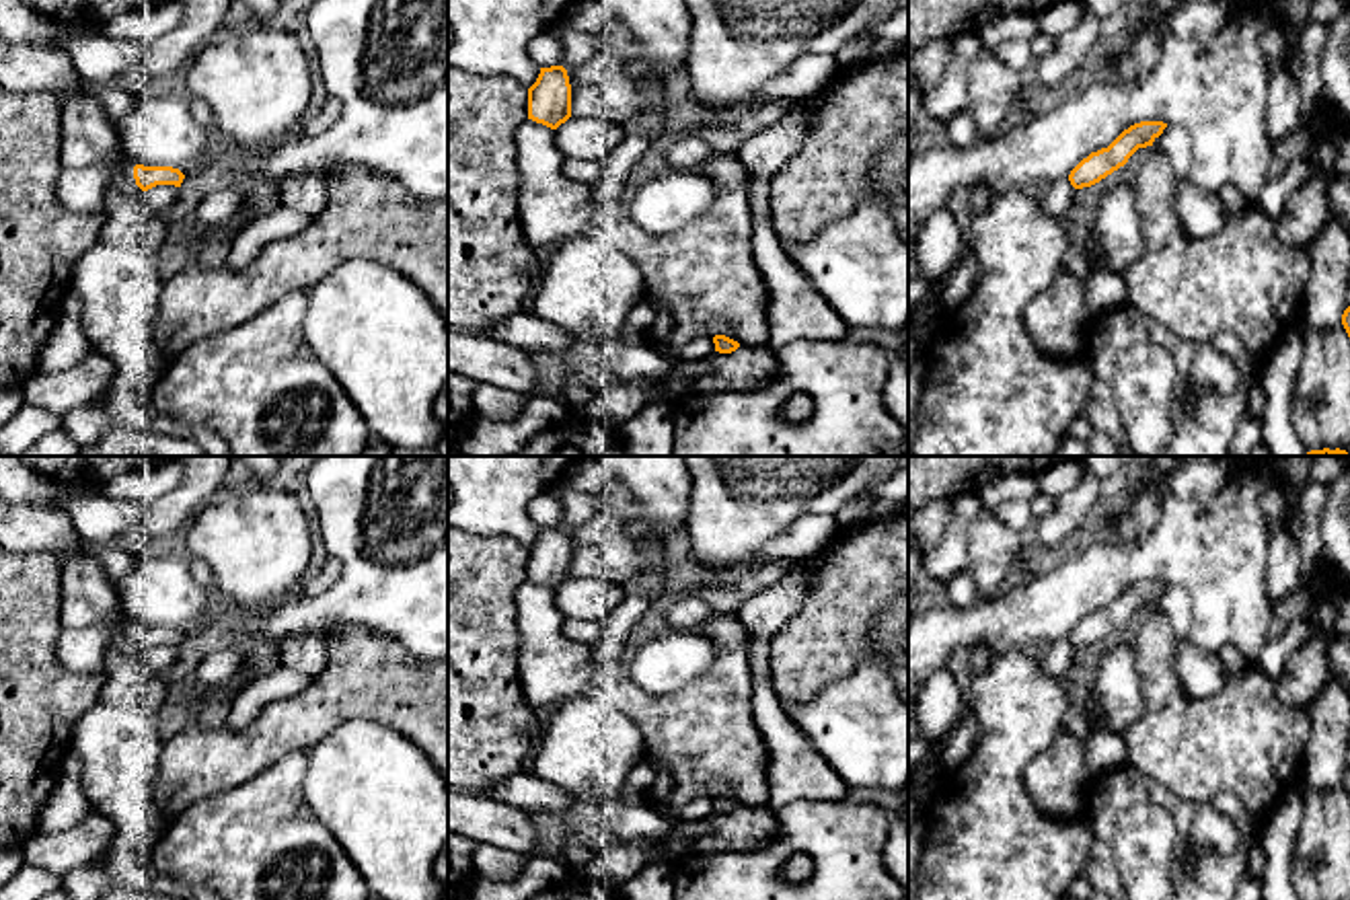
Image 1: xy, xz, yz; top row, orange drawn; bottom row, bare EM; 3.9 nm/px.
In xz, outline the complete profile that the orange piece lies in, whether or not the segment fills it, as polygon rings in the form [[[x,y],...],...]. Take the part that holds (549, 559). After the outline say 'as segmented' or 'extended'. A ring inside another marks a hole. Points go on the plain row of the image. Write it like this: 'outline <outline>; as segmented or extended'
outline [[[563,526],[540,528],[528,549],[528,579],[557,590],[571,577],[571,545]]]; as segmented

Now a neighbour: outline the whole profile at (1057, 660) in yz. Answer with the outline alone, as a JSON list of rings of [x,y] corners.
[[[1068,639],[1054,641],[1038,651],[1040,666],[1048,676],[1062,680],[1073,670],[1077,651]]]

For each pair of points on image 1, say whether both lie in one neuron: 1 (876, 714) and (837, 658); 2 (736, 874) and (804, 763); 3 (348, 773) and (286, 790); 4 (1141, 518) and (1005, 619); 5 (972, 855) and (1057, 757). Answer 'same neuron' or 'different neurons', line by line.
1: different neurons
2: different neurons
3: different neurons
4: different neurons
5: different neurons

